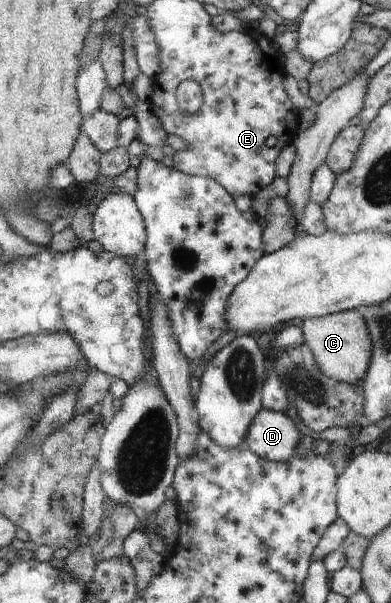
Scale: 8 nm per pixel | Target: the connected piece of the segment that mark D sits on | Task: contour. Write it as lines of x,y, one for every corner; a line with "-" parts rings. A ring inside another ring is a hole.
262,407
248,427
244,446
260,458
286,462
294,456
301,436
290,417

